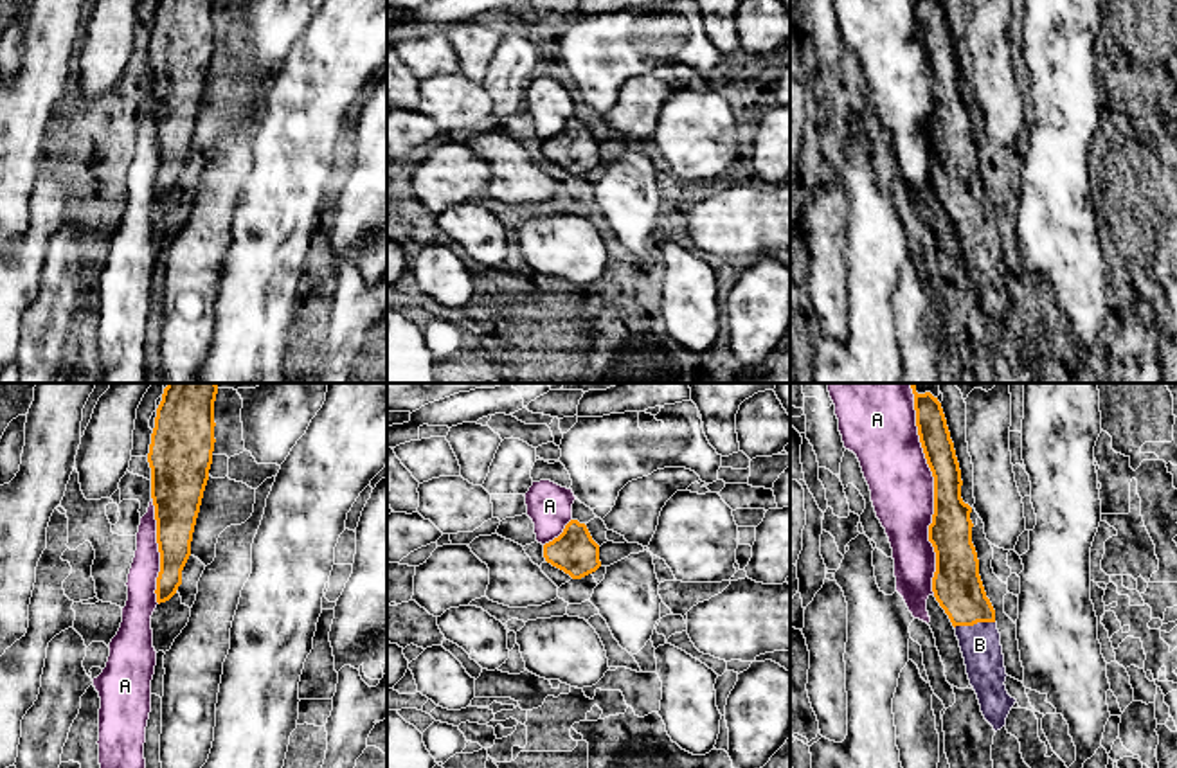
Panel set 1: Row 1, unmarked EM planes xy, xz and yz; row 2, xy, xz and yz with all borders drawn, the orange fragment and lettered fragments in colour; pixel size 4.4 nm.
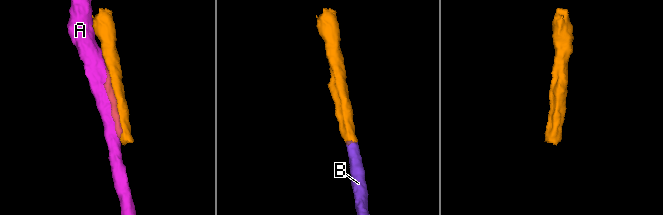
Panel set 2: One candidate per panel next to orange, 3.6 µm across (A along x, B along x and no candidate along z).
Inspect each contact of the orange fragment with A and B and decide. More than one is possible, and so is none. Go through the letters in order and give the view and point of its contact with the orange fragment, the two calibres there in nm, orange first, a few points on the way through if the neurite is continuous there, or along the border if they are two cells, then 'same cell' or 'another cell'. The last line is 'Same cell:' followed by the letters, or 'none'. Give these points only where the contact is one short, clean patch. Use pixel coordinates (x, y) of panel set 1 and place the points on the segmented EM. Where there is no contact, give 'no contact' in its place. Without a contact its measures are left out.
A: contact yz (934, 490); calibres 190 and 280 nm; another cell
B: contact yz (974, 623); calibres 220 and 180 nm; way yz (956, 583), (974, 623), (979, 644); same cell
Same cell: B

